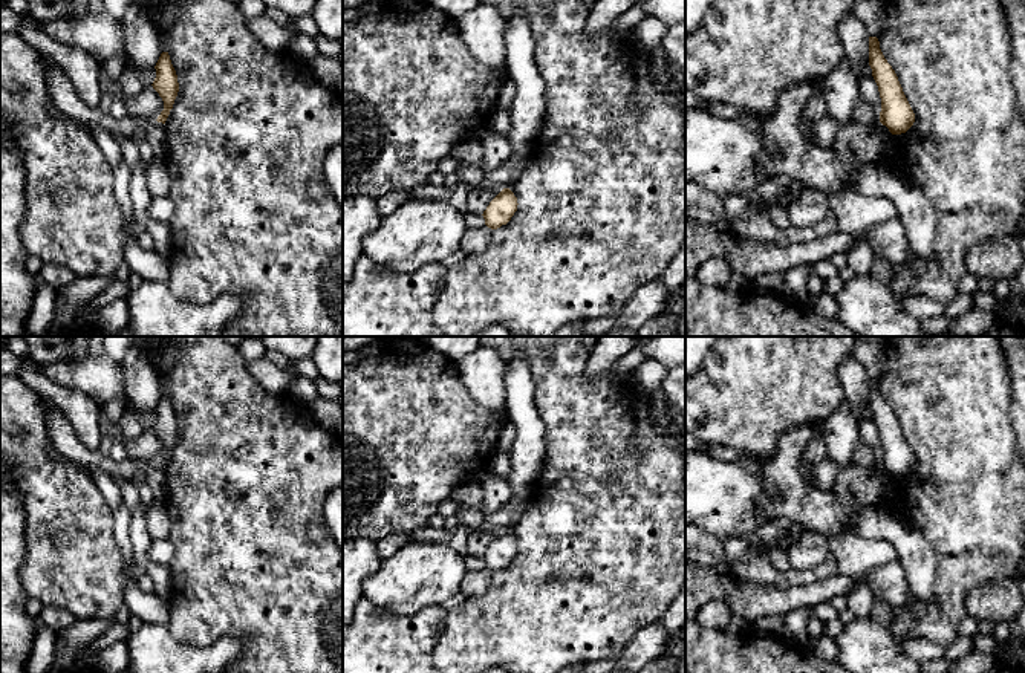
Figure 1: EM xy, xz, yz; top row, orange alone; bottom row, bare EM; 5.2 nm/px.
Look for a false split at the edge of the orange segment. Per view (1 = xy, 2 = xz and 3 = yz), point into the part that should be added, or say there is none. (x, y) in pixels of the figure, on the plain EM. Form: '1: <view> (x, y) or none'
1: none
2: none
3: none

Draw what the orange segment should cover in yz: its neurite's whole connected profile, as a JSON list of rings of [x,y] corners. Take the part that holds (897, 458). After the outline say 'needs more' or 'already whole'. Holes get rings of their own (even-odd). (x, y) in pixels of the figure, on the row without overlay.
[[[869,379],[869,408],[881,441],[880,465],[892,477],[906,476],[915,465],[915,456],[877,379]]]; already whole

